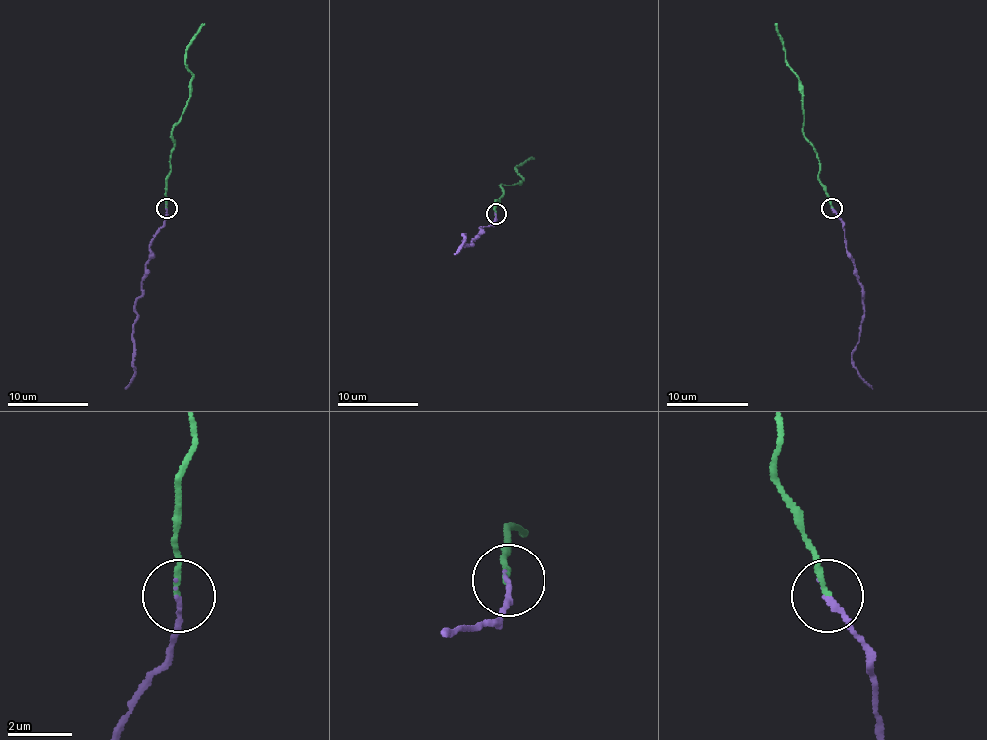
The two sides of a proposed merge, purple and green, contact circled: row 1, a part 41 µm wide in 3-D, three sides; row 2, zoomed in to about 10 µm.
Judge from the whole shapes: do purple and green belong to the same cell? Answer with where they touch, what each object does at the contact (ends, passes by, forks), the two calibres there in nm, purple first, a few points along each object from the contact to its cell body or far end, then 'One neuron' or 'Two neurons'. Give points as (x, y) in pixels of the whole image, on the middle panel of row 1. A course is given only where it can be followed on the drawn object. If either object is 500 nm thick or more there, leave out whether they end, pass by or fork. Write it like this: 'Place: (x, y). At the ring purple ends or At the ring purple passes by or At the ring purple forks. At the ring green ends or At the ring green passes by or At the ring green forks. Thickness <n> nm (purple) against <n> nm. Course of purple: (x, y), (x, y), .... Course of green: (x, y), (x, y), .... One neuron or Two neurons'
Place: (496, 214). At the ring purple ends. At the ring green ends. Thickness 150 nm (purple) against 150 nm. Course of purple: (495, 214), (493, 225), (479, 229), (471, 244), (465, 246), (463, 233), (465, 242), (455, 255). Course of green: (495, 214), (495, 202), (503, 196), (501, 184), (520, 184), (522, 180), (516, 168), (534, 157). One neuron

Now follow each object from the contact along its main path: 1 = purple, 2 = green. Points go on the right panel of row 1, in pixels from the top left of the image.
1: (832, 209), (843, 223), (855, 276), (862, 288), (864, 312), (851, 363), (873, 388)
2: (832, 209), (826, 186), (820, 181), (820, 160), (802, 132), (798, 75), (788, 64), (775, 24)

